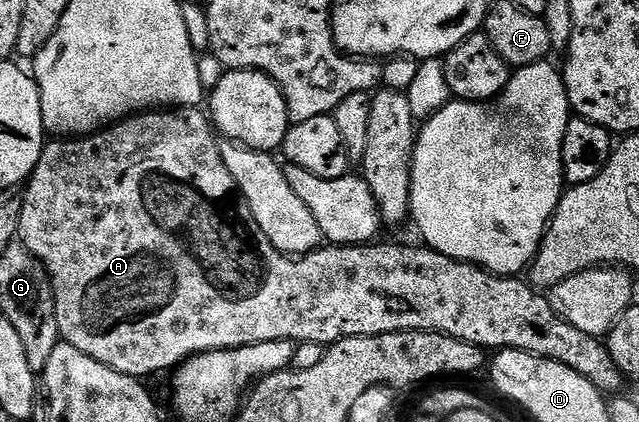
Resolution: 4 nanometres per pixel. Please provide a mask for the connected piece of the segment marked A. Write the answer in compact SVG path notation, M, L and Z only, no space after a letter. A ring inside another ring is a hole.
M178 107L173 111L147 111L131 115L93 135L77 139L47 140L42 146L40 163L36 163L34 174L26 182L24 192L26 194L21 194L20 197L22 210L17 240L25 245L50 276L59 338L65 344L76 347L76 351L84 351L84 355L92 355L92 359L112 367L112 371L120 371L129 377L147 379L146 377L152 376L153 373L162 373L165 369L173 371L195 353L239 349L245 345L259 345L269 341L307 341L329 347L340 339L349 337L384 335L396 331L428 331L443 333L464 343L472 343L483 351L523 349L525 353L547 357L556 363L572 367L576 375L584 375L584 379L588 379L588 383L595 385L604 395L618 395L623 392L622 372L620 367L616 367L616 363L612 363L612 355L608 355L605 340L579 331L578 328L572 327L572 323L560 319L556 311L552 311L549 296L542 294L541 297L538 294L541 292L535 286L517 276L500 277L476 265L467 265L465 261L453 261L429 247L417 249L414 245L374 243L369 247L343 247L327 244L312 253L294 256L276 251L276 247L268 243L264 231L260 231L250 206L242 200L238 184L232 179L222 158L220 141L212 128L212 122L201 108Z

